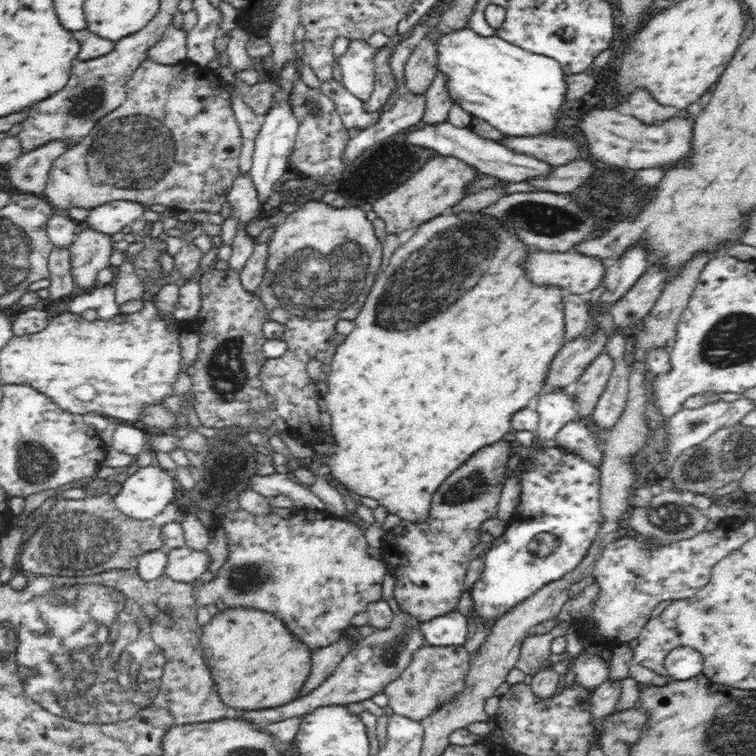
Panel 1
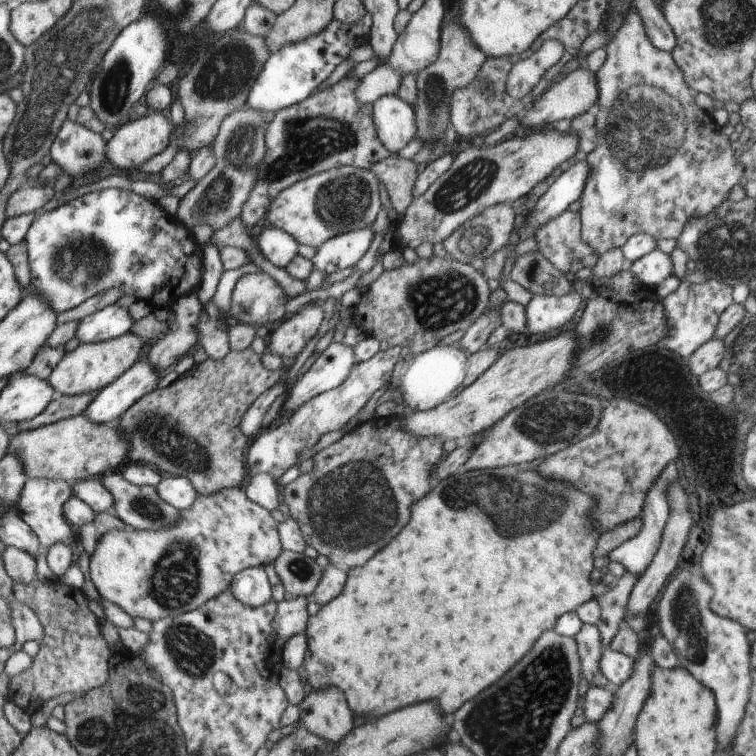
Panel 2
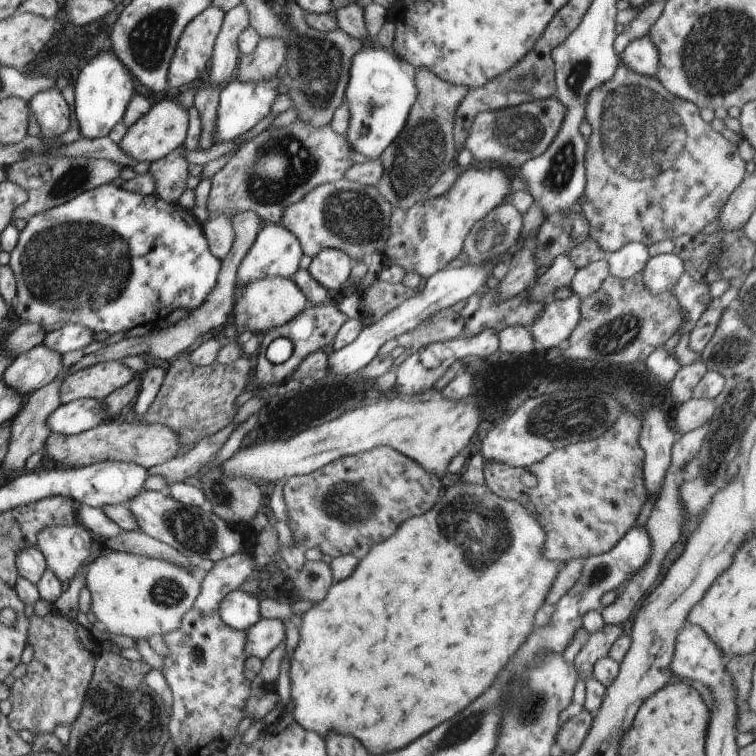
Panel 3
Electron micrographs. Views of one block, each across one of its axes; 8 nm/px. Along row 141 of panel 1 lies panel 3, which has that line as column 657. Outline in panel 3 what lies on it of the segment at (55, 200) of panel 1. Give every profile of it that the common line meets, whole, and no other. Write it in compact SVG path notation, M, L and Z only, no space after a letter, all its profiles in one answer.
M620 62L614 76L608 82L604 82L602 86L594 88L589 94L584 118L590 123L592 134L588 138L587 150L584 156L587 182L583 194L586 201L581 204L582 214L588 220L590 238L596 241L606 254L620 250L630 242L642 242L644 246L649 247L661 240L674 241L682 235L698 234L704 229L704 226L708 226L712 220L717 218L724 205L728 202L730 195L742 184L744 177L747 175L745 161L738 154L738 146L714 130L710 123L704 121L700 117L698 106L693 102L682 100L682 98L670 94L655 76L642 76L634 72L634 70L626 71L629 68L630 66L624 66Z

